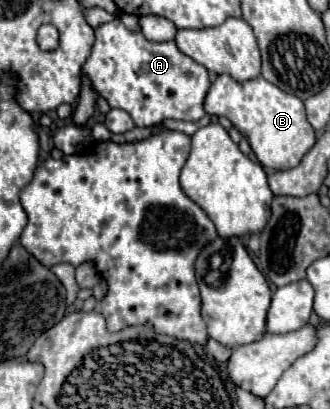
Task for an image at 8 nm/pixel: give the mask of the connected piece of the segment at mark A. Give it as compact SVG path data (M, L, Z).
M121 20L95 28L93 52L81 72L111 108L121 108L133 116L135 126L157 126L169 118L197 122L205 116L203 98L211 84L207 68L183 56L173 40L151 42L143 32L129 30Z

